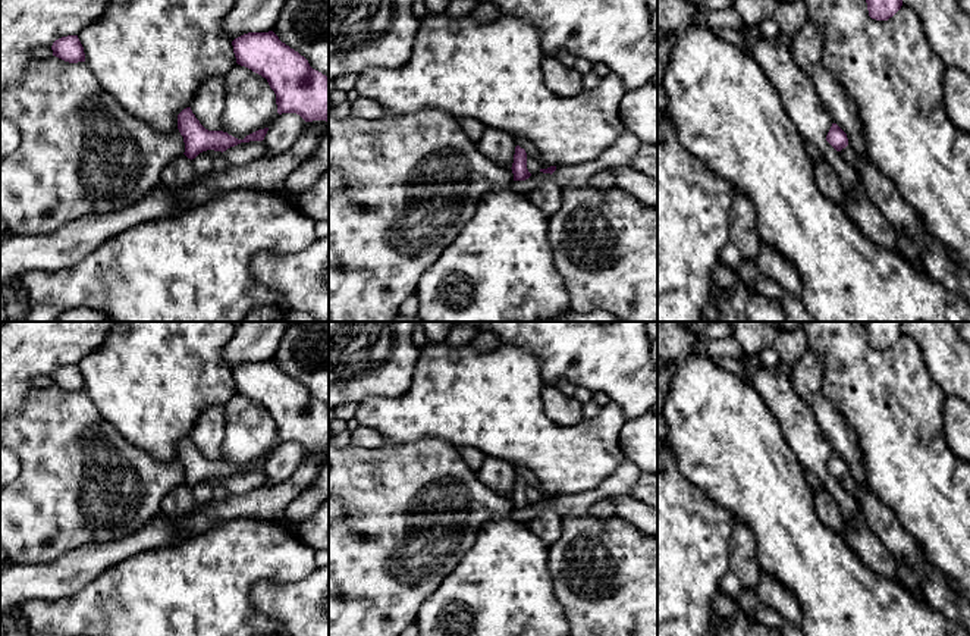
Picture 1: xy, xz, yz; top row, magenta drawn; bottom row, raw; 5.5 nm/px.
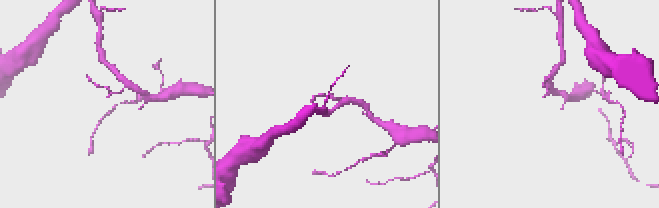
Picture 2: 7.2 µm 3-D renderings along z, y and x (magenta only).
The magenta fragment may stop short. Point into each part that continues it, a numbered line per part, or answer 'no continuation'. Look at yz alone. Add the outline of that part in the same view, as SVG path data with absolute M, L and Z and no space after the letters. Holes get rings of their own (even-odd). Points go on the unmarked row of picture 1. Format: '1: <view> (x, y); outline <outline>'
no continuation

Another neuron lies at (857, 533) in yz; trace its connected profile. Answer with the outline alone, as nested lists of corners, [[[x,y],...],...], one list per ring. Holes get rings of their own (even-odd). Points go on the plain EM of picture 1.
[[[860,513],[847,523],[842,535],[869,568],[891,580],[900,580],[895,557],[875,536]]]

